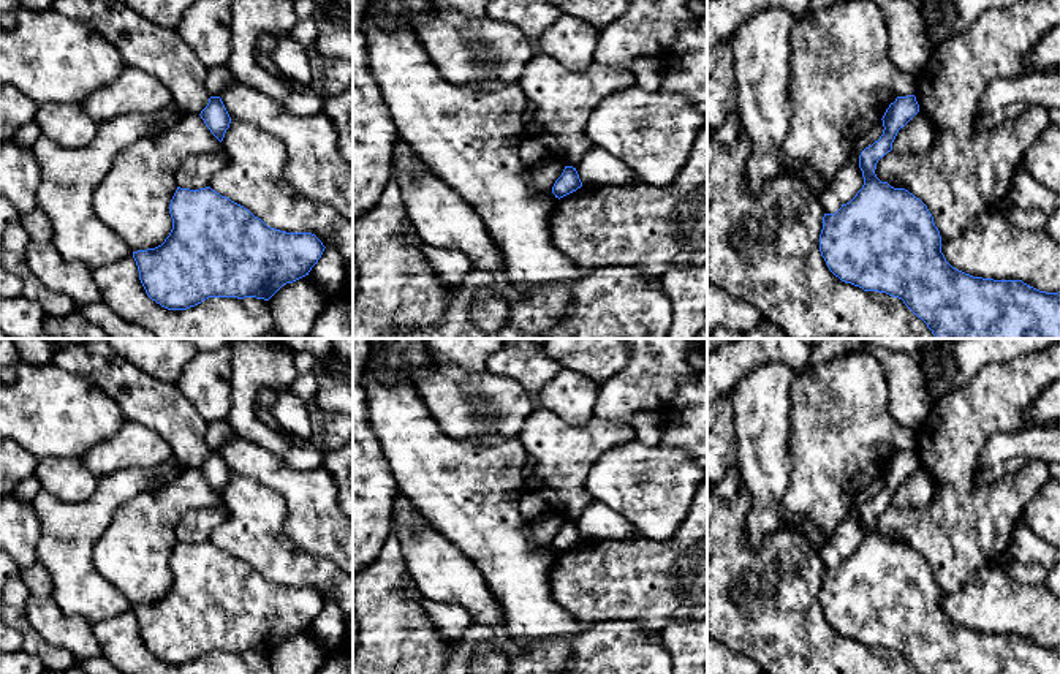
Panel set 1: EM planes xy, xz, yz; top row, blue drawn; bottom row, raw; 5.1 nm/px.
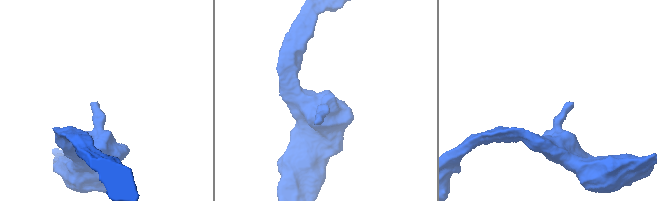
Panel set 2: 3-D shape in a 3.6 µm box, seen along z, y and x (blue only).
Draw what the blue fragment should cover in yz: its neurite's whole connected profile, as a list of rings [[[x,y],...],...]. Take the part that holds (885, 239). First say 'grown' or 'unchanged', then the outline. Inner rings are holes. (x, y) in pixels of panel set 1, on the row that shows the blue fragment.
unchanged | [[[914,95],[897,97],[895,101],[889,104],[889,108],[886,109],[881,119],[883,127],[884,127],[883,134],[872,146],[865,147],[859,155],[859,168],[864,177],[862,188],[856,193],[856,196],[850,203],[842,204],[842,207],[835,214],[824,214],[823,229],[820,234],[820,252],[829,271],[835,277],[839,277],[842,282],[859,286],[864,291],[886,293],[892,297],[902,299],[903,304],[927,324],[927,328],[932,331],[932,334],[937,339],[1060,339],[1060,291],[1058,293],[1039,291],[1024,283],[1022,280],[994,280],[994,278],[973,277],[970,274],[965,274],[952,267],[946,261],[945,255],[941,253],[941,236],[940,236],[938,228],[933,223],[933,217],[929,212],[927,206],[908,190],[894,188],[888,182],[881,182],[876,177],[875,169],[876,169],[878,160],[892,150],[892,142],[899,130],[903,128],[918,112],[919,112],[919,104]]]

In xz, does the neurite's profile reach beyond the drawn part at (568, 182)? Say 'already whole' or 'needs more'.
already whole

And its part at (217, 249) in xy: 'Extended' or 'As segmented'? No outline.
As segmented

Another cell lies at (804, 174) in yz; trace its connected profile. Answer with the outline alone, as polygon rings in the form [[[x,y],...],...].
[[[802,161],[796,163],[794,172],[791,174],[793,179],[807,185],[807,188],[815,195],[823,195],[831,184],[823,180],[816,172],[807,168]]]

